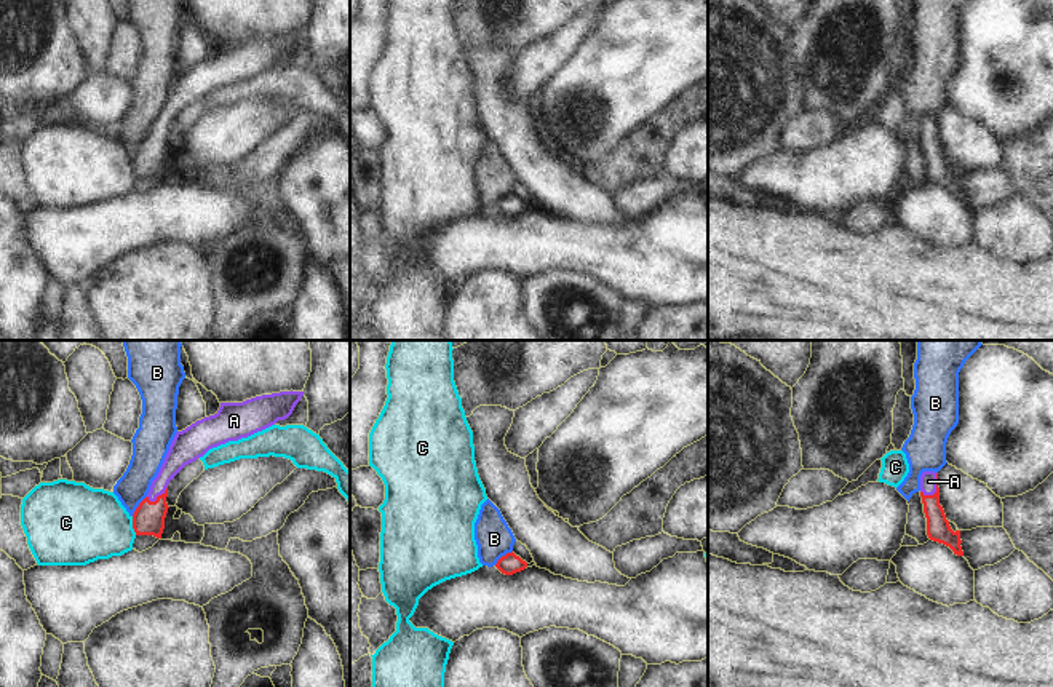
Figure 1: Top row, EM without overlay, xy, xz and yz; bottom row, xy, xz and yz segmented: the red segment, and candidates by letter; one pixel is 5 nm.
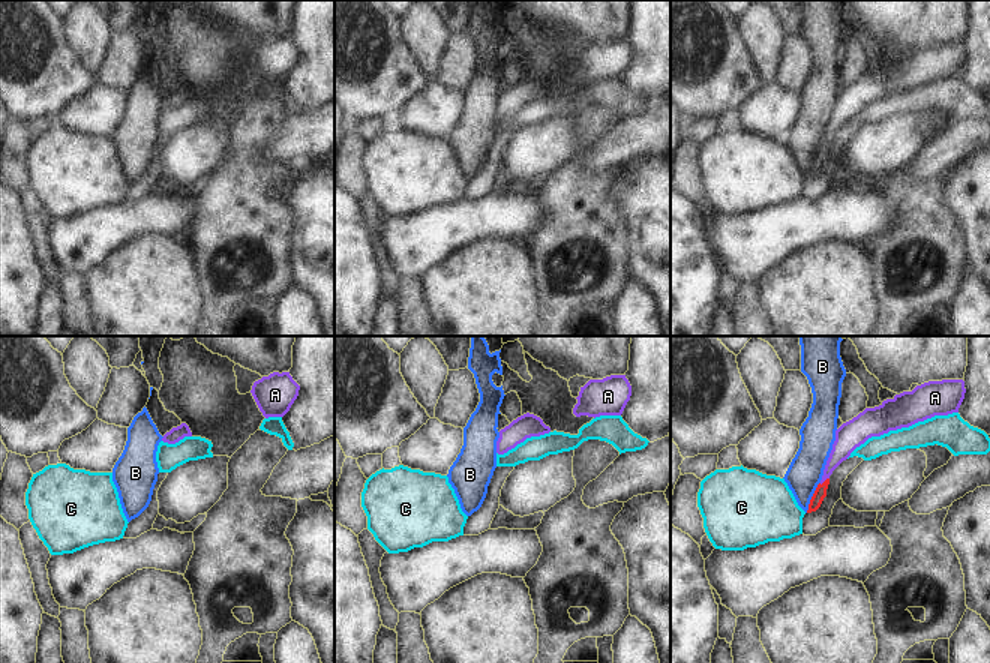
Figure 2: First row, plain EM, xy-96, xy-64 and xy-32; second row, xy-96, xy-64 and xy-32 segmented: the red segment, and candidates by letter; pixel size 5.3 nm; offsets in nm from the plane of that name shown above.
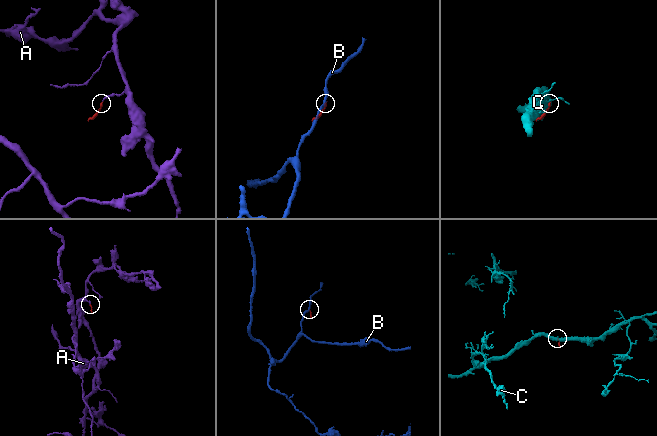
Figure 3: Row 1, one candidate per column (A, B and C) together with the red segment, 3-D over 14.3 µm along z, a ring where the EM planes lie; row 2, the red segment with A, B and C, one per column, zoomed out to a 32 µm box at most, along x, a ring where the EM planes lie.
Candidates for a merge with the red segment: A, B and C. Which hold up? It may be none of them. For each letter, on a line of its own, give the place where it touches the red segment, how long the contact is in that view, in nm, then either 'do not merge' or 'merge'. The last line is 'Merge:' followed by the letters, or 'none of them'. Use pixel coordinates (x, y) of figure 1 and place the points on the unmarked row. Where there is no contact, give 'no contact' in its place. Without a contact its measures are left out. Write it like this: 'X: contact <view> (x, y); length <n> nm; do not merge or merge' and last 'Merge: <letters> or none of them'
A: contact yz (937, 130); length 140 nm; merge
B: contact xy (139, 147); length 130 nm; do not merge
C: contact xy (133, 168); length 100 nm; do not merge
Merge: A

